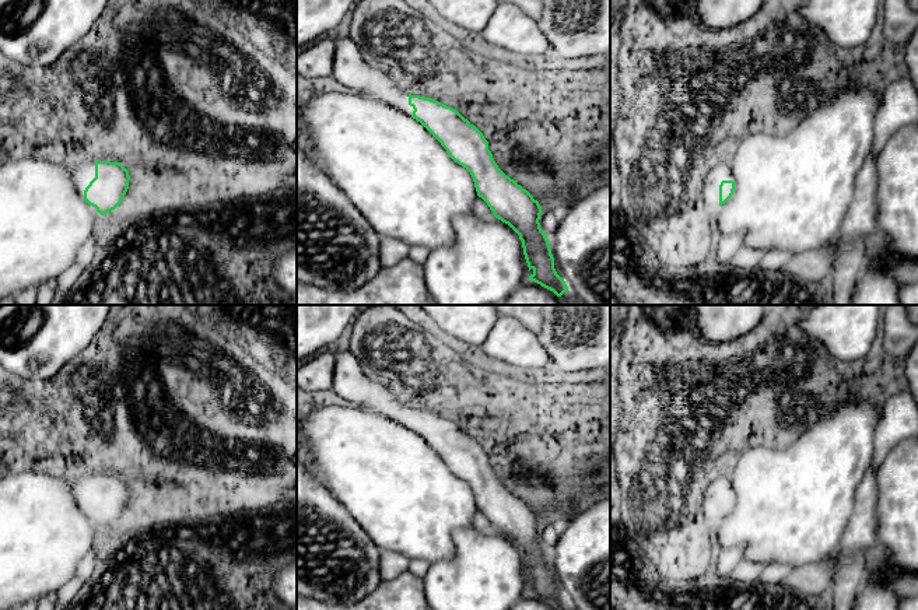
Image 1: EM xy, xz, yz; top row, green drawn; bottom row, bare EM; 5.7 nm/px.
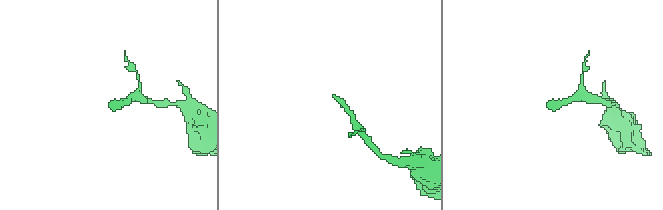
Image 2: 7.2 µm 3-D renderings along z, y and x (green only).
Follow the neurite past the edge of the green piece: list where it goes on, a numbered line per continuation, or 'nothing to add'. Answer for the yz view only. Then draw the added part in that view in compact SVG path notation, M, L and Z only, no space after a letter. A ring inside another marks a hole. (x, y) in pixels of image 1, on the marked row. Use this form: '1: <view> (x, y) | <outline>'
1: yz (722, 171) | M729 162L716 164L704 178L702 200L711 211L719 207L719 185L722 180L733 180Z

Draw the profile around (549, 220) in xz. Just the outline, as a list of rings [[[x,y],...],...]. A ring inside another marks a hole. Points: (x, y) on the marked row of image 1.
[[[546,208],[540,214],[540,228],[547,238],[553,236],[560,225],[561,211],[558,208]]]

